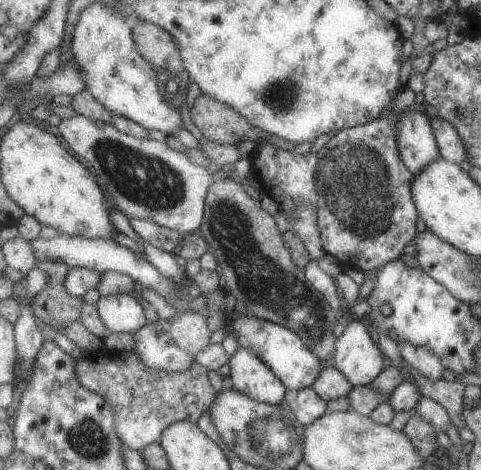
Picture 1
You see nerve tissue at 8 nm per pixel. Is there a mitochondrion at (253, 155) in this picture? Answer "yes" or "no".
no

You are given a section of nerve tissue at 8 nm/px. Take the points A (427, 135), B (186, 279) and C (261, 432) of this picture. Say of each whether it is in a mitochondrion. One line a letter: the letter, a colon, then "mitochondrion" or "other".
A: other
B: other
C: mitochondrion

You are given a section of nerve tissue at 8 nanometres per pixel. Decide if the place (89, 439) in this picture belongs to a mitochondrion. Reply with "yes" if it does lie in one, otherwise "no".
yes

